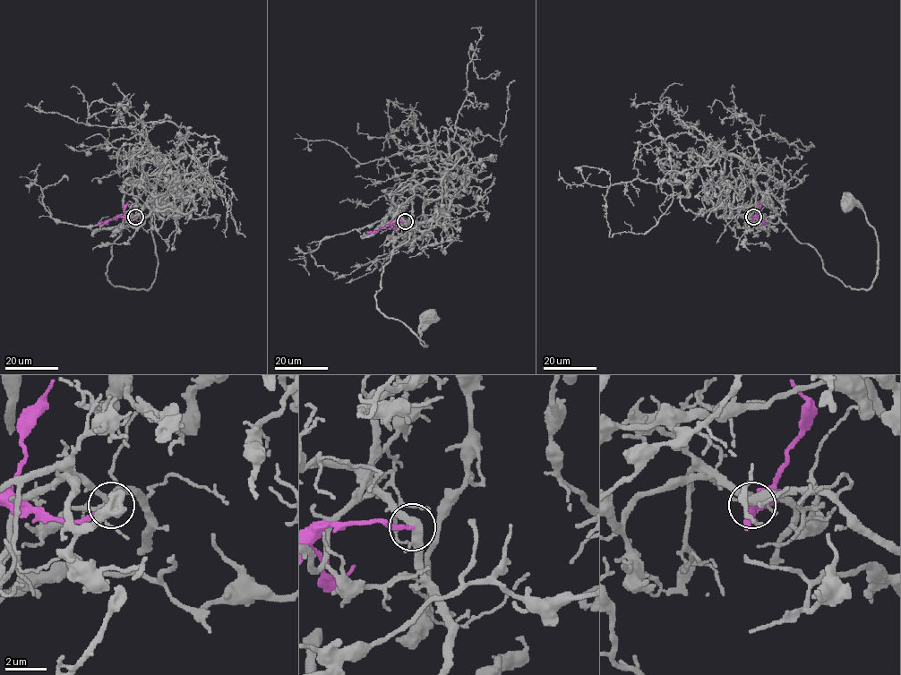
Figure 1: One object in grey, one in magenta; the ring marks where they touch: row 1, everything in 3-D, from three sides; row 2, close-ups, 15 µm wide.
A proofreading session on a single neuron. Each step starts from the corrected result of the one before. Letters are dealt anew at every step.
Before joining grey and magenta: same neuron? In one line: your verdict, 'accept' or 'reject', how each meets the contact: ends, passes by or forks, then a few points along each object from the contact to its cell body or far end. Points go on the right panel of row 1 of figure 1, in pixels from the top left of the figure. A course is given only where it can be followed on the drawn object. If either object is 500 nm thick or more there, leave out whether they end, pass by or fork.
reject; grey forks; magenta ends; course grey (753, 217), (780, 220), (810, 244), (828, 274), (851, 288), (868, 289), (878, 241), (865, 212), (847, 205); course magenta (753, 217), (765, 222)

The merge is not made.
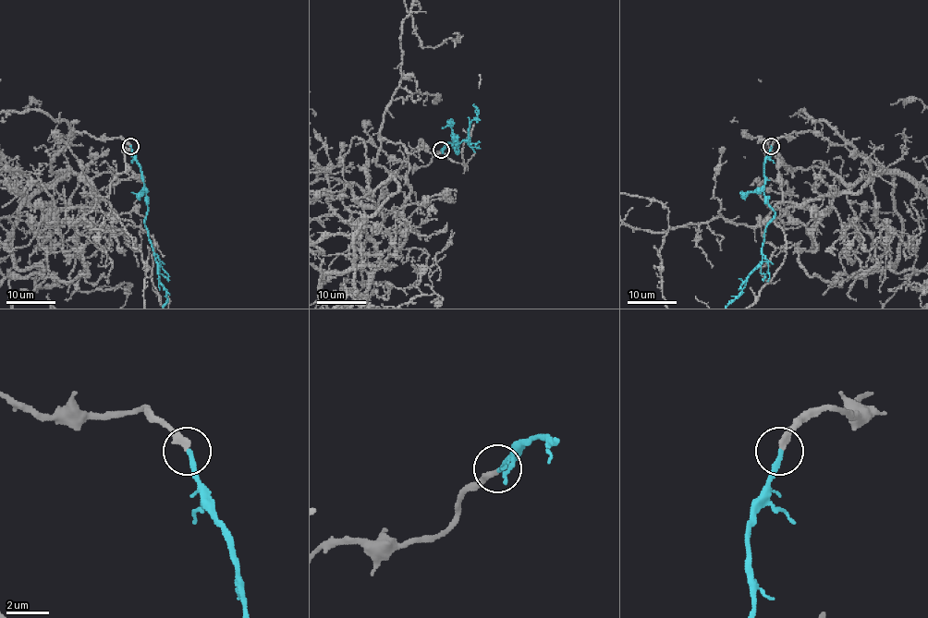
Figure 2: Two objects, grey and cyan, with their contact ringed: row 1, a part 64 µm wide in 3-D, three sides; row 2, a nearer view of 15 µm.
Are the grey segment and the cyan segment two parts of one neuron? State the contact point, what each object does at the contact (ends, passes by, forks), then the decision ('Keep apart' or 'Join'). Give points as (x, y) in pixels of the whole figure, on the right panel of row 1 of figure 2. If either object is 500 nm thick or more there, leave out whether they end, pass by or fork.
Place: (771, 146). At the ring grey ends. At the ring cyan ends. Join

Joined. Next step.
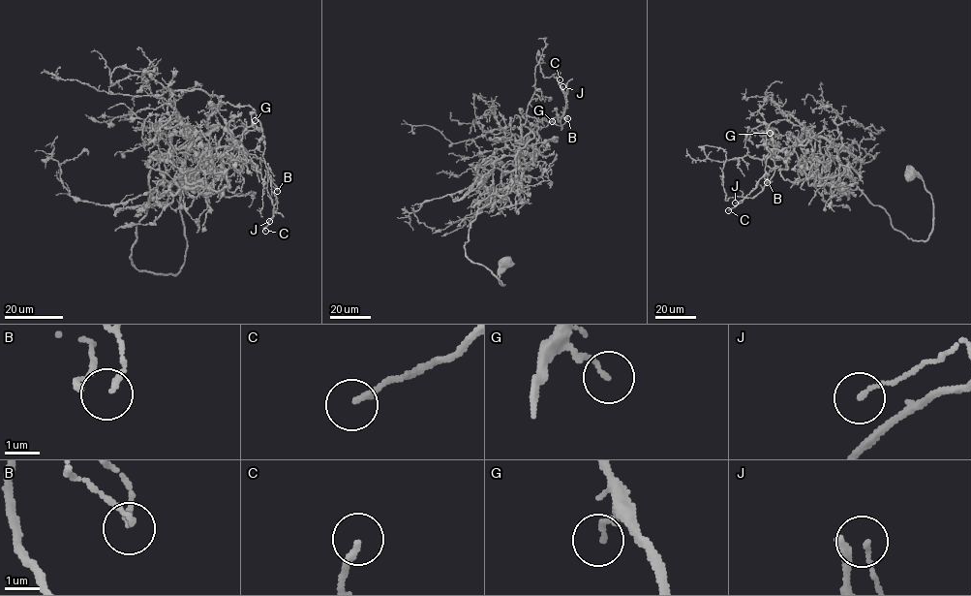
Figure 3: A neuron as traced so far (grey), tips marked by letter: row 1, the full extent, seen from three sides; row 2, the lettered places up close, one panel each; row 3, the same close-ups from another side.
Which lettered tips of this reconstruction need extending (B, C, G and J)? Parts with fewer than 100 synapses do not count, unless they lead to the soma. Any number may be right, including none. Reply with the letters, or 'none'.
none

